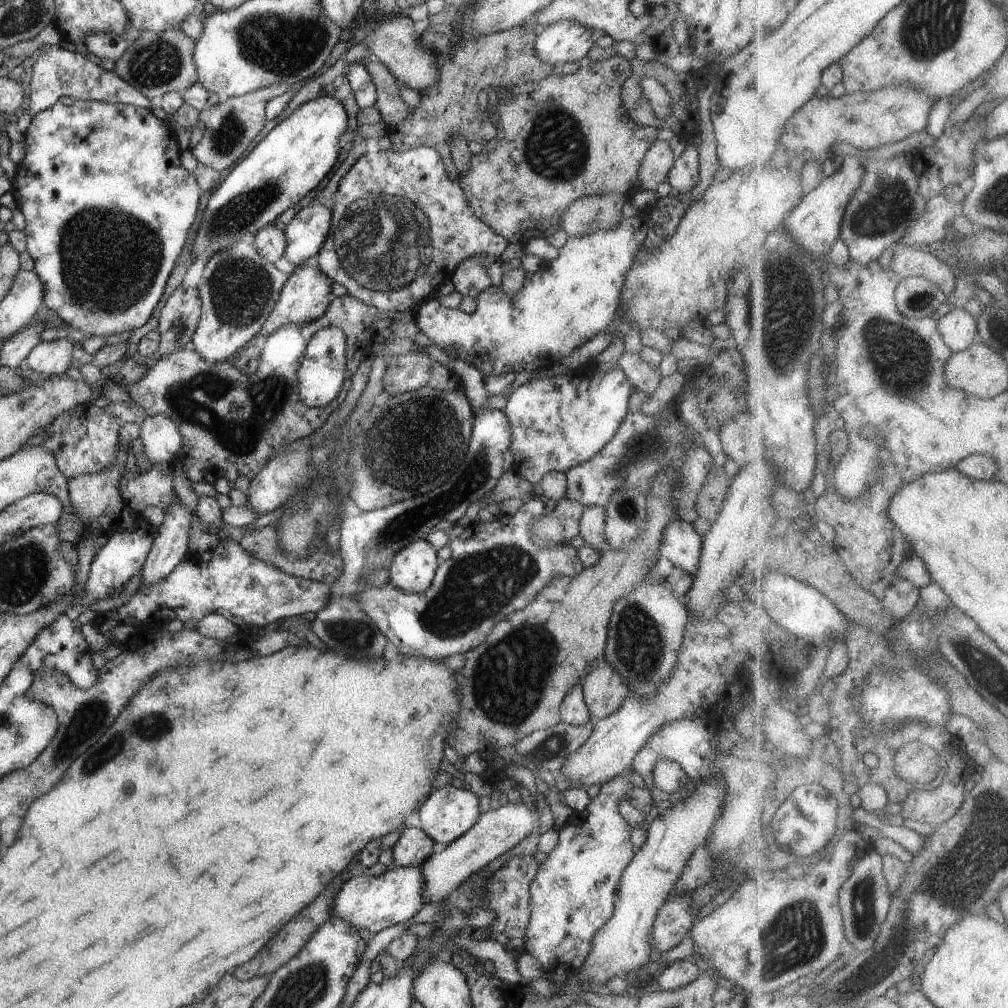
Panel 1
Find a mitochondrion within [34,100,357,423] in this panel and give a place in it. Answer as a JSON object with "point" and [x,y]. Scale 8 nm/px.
{"point":[109,261]}

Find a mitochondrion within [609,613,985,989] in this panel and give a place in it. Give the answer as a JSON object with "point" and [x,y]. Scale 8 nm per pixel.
{"point":[796,936]}

